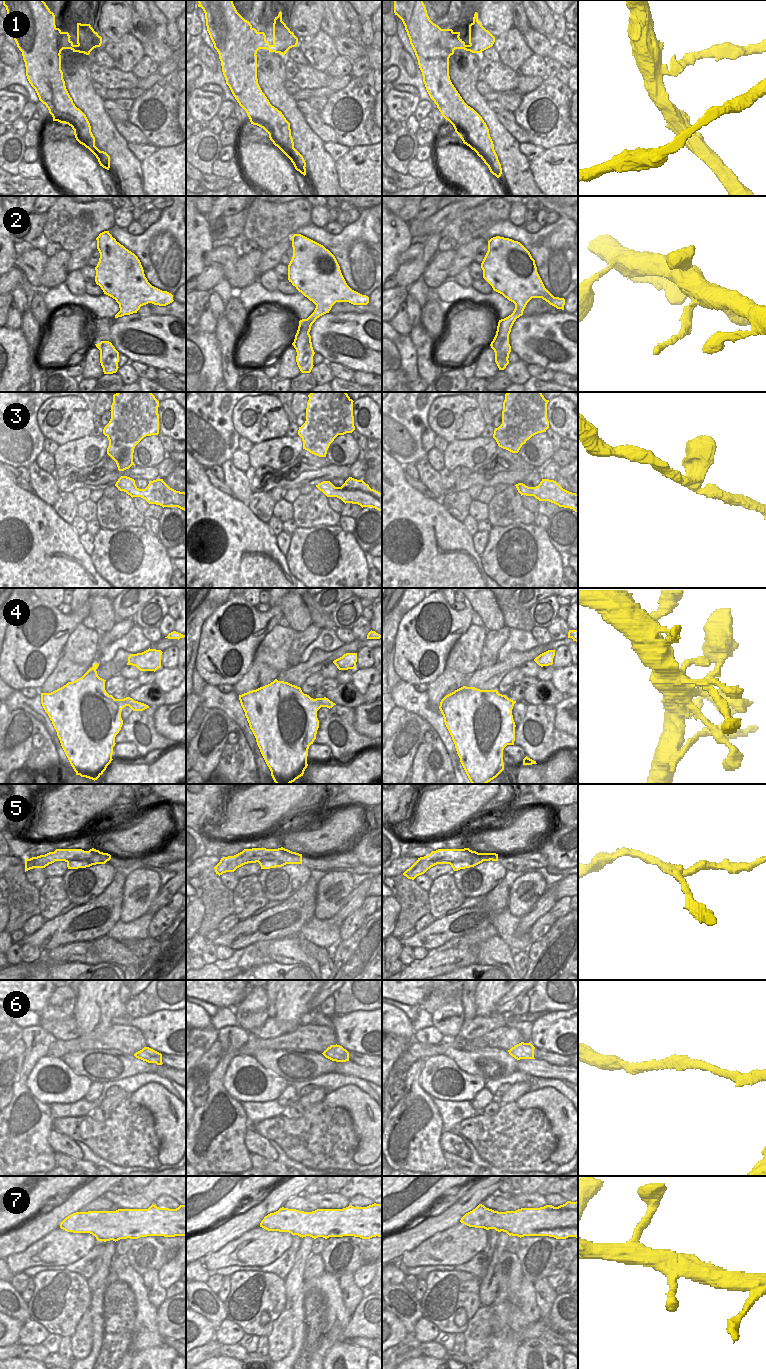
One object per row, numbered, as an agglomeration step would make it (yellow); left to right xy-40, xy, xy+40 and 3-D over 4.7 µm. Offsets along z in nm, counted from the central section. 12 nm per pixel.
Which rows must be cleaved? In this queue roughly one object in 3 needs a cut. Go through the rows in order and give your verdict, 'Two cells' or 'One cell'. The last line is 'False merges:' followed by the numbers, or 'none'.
1: Two cells
2: One cell
3: One cell
4: One cell
5: Two cells
6: One cell
7: One cell
False merges: 1, 5.

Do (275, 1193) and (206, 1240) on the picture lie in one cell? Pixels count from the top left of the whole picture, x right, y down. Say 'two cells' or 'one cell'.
one cell

